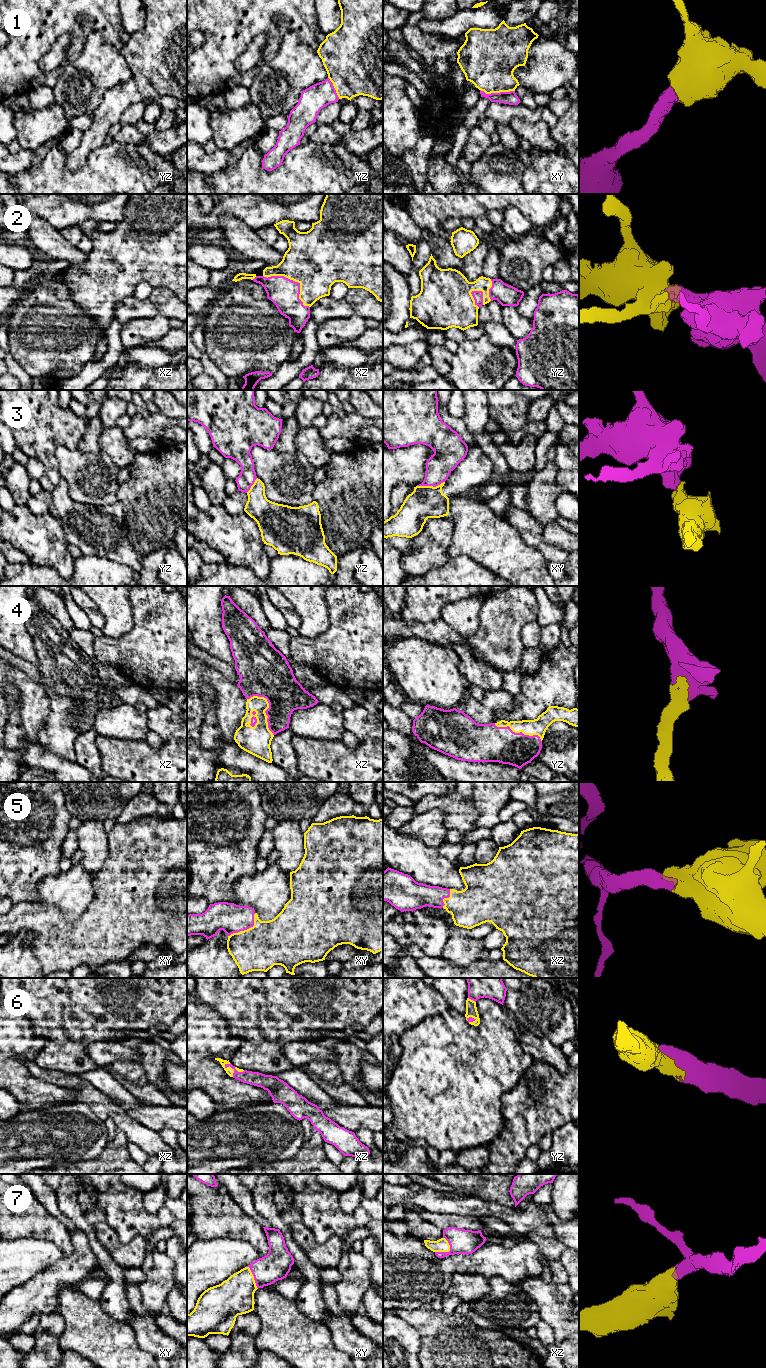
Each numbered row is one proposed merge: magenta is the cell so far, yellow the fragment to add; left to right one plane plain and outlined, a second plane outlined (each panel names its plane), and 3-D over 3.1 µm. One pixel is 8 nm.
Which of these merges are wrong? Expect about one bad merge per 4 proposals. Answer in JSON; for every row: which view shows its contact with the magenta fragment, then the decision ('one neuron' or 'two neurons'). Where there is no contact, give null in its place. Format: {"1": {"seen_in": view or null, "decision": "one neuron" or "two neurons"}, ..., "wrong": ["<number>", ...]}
{"1": {"seen_in": "xy", "decision": "one neuron"}, "2": {"seen_in": "xz", "decision": "one neuron"}, "3": {"seen_in": "xy", "decision": "two neurons"}, "4": {"seen_in": "xz", "decision": "one neuron"}, "5": {"seen_in": "xy", "decision": "one neuron"}, "6": {"seen_in": "xz", "decision": "one neuron"}, "7": {"seen_in": "xz", "decision": "one neuron"}, "wrong": ["3"]}

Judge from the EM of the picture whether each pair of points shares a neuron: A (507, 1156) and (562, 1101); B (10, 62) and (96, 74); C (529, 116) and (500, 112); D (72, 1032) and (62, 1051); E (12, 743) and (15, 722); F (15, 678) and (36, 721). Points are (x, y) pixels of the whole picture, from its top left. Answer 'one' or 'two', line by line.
A: one
B: two
C: one
D: two
E: one
F: one

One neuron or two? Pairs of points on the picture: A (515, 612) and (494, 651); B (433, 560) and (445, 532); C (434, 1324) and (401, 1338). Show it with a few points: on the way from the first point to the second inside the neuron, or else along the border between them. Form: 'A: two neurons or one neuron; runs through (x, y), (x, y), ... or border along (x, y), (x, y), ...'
A: one neuron; runs through (505, 622), (500, 627), (498, 641)
B: one neuron; runs through (433, 553), (433, 544), (438, 539)
C: two neurons; border along (398, 1316), (419, 1335), (419, 1351), (416, 1355)

